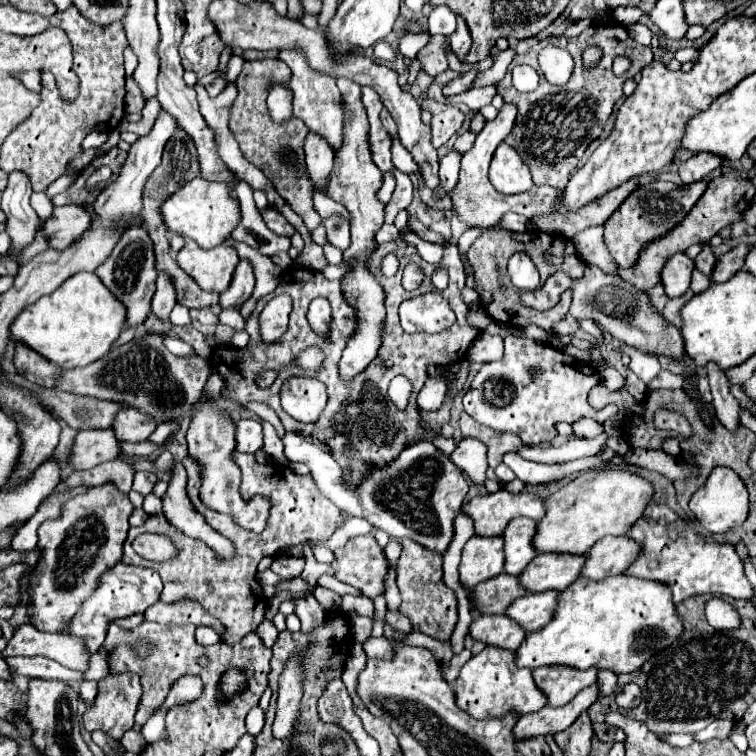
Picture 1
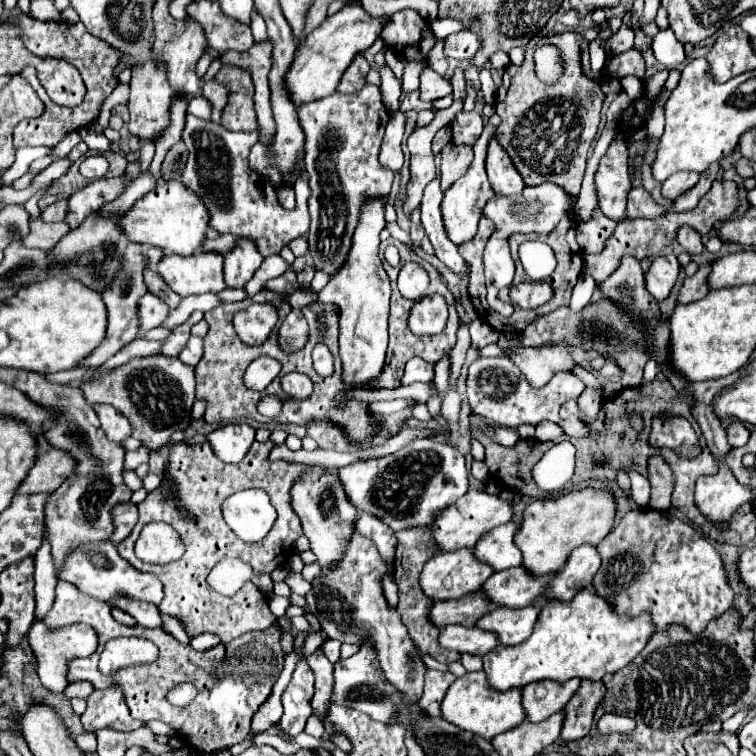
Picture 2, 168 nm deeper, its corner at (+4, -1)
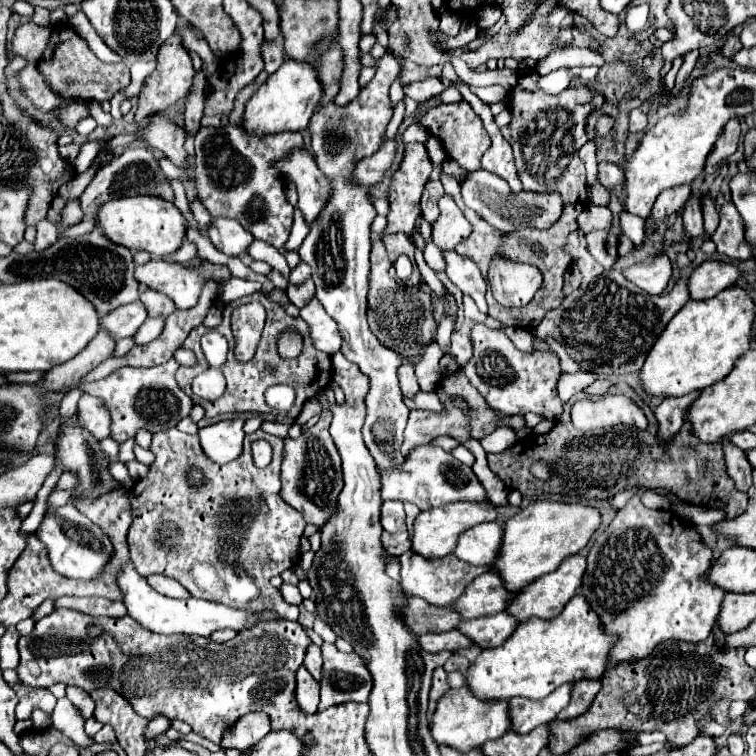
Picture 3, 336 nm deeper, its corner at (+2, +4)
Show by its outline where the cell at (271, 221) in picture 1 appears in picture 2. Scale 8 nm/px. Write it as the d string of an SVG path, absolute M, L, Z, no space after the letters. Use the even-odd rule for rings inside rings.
M187 115L183 141L189 149L187 163L181 171L183 183L189 191L199 195L209 211L209 225L215 231L253 241L263 257L279 254L285 245L307 233L307 203L311 193L308 178L301 177L294 183L297 209L287 211L279 205L277 193L269 185L263 185L263 177L251 171L247 163L241 163L249 161L249 149L259 143L259 127L249 133L233 133L211 121L201 121L193 115Z

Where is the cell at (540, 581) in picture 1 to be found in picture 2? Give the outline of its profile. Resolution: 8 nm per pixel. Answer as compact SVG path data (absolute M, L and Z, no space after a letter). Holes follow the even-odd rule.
M511 567L493 573L483 583L481 591L497 607L521 609L531 605L531 601L543 593L549 581L551 577L527 577L523 567Z

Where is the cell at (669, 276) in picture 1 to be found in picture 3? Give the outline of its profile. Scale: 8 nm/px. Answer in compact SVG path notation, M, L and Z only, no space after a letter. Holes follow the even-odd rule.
M665 254L649 256L643 262L637 262L623 270L625 278L643 288L649 294L663 294L671 280L671 262Z

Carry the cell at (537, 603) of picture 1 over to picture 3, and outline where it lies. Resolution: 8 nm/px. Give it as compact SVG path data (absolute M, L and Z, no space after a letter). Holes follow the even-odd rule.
M499 612L497 616L481 616L481 620L463 620L457 630L469 636L481 648L497 648L515 632L515 628L515 616Z

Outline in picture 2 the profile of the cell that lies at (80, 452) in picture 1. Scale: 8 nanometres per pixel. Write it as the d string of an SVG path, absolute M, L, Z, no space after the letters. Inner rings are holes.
M49 449L45 453L37 453L35 463L23 483L17 487L17 495L33 495L33 493L51 493L55 491L67 475L73 473L75 461L69 453L61 449Z

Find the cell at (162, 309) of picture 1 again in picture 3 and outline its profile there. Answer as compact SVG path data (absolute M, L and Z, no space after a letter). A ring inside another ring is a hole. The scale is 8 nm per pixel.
M141 300L133 302L133 304L125 304L109 314L105 314L101 318L101 328L105 328L115 340L125 338L125 336L133 336L141 324L147 320L147 312L145 306L141 304Z

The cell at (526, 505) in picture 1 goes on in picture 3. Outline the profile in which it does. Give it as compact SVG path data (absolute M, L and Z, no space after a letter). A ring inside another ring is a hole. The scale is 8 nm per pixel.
M455 502L445 504L441 508L429 508L423 510L415 520L415 532L413 532L413 552L421 554L425 558L441 558L453 552L457 548L457 540L461 532L473 528L481 522L493 522L497 518L497 506L493 502L489 504L473 504L473 502Z

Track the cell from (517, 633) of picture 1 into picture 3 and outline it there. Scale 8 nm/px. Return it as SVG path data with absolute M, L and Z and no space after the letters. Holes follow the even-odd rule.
M457 630L433 632L433 634L419 636L419 644L421 644L421 648L427 650L427 652L457 650L457 648L471 648L471 646L475 646L465 634L461 634L461 632L457 632Z

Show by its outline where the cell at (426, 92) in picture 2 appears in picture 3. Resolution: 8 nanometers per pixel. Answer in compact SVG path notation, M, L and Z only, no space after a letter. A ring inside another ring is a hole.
M427 76L425 80L405 86L405 96L413 98L415 102L423 102L423 100L429 100L429 98L441 94L443 90L445 90L445 86L437 76Z

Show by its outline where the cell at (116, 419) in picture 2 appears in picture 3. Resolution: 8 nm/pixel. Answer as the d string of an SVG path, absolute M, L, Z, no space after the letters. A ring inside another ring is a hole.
M83 394L79 400L79 406L77 406L77 412L79 412L81 426L91 430L97 440L103 440L109 436L109 424L111 424L109 408L105 408L105 404L101 404L101 400L97 400L89 394Z

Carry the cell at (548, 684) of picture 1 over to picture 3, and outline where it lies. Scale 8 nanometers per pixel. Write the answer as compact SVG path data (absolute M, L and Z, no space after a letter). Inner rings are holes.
M563 684L545 700L521 700L521 696L509 700L511 726L519 734L529 734L539 724L555 720L555 716L569 704L569 692L573 684Z

